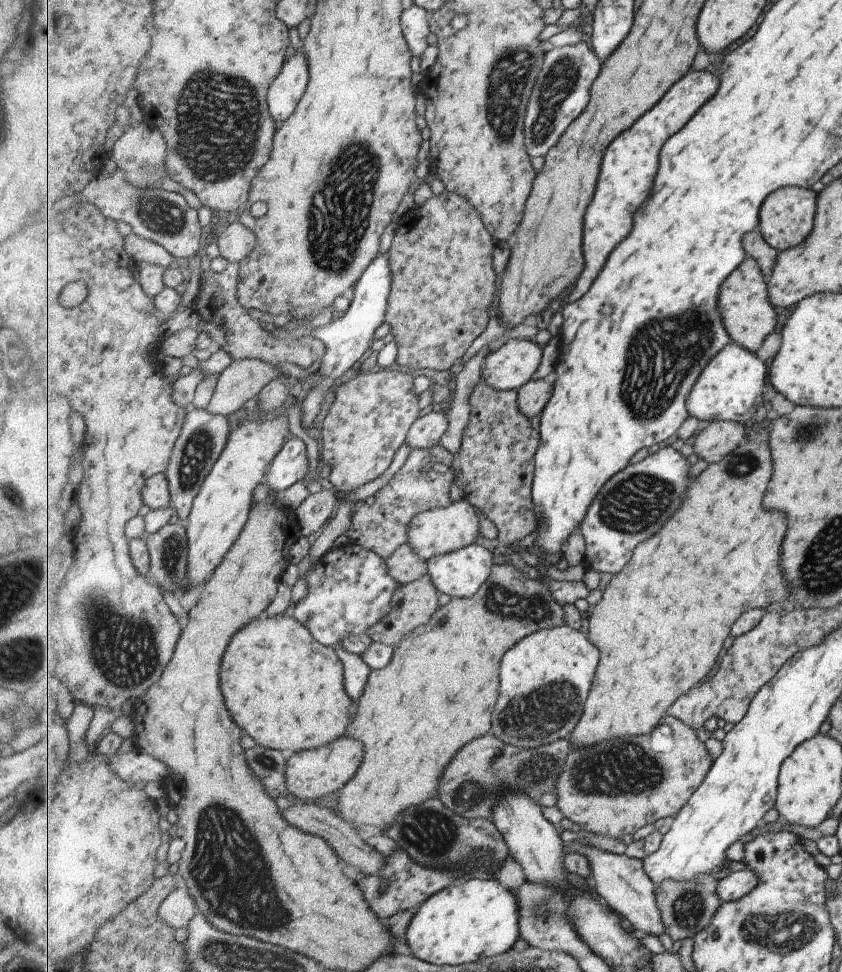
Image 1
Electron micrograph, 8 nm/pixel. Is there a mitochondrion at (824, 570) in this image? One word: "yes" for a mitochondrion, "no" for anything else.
yes

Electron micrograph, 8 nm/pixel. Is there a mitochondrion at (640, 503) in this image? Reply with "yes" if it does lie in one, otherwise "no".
yes

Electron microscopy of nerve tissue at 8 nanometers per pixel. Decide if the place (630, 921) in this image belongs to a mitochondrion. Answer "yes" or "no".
no

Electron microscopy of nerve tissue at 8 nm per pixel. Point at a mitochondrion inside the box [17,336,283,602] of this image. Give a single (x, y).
(198, 447)

